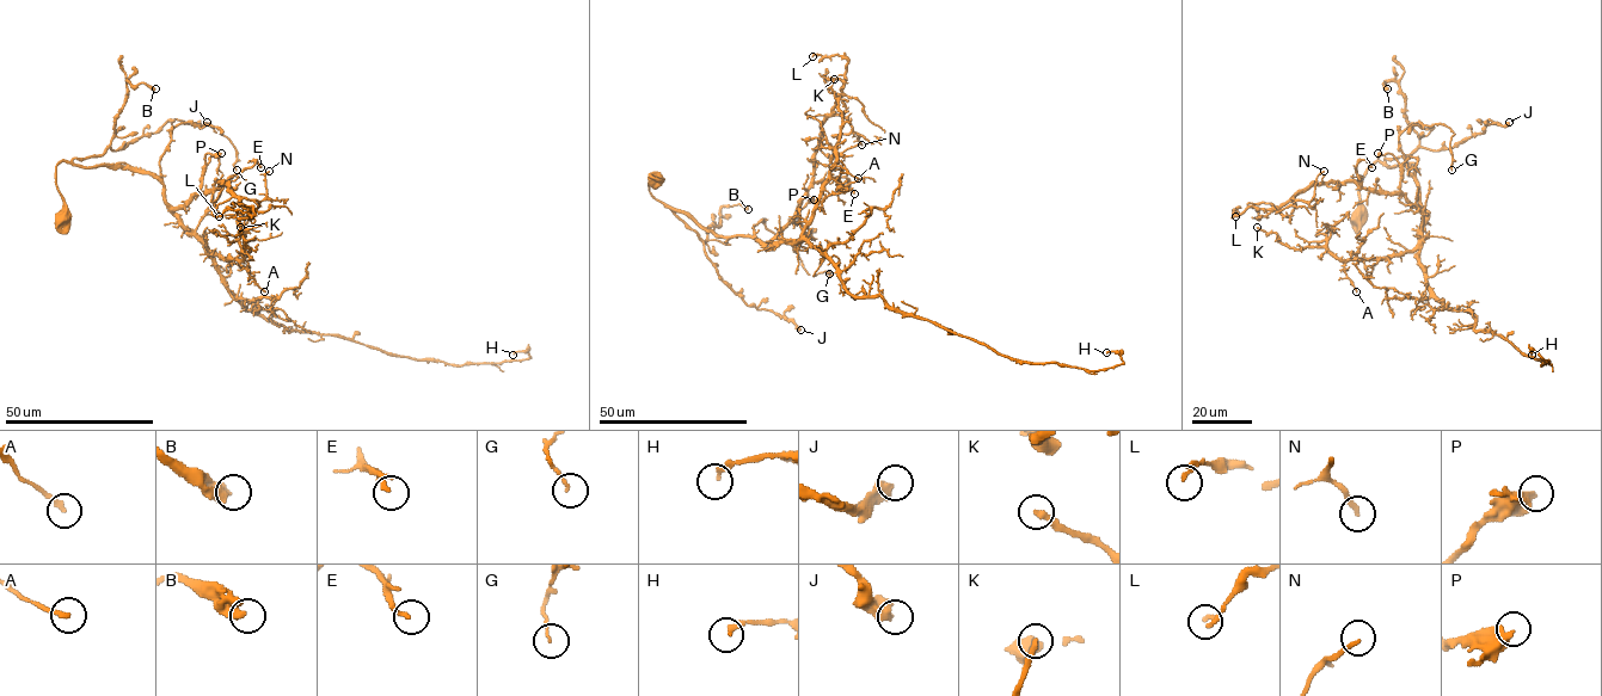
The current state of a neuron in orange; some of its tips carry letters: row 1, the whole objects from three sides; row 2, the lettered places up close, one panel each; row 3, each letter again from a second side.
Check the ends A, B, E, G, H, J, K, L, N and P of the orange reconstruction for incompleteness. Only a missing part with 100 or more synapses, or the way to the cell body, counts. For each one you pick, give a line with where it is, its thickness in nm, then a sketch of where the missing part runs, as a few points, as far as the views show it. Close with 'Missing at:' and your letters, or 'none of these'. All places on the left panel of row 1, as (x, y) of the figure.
Missing at: none of these

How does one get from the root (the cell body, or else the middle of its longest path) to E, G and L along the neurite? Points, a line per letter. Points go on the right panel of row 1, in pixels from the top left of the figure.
E: (1358, 217), (1362, 178), (1376, 161), (1416, 170), (1421, 207), (1366, 190), (1356, 165), (1372, 167)
G: (1358, 217), (1362, 178), (1374, 161), (1411, 166), (1415, 178), (1399, 142), (1411, 124), (1452, 130), (1452, 170)
L: (1358, 217), (1370, 165), (1416, 170), (1419, 208), (1334, 182), (1235, 216)

